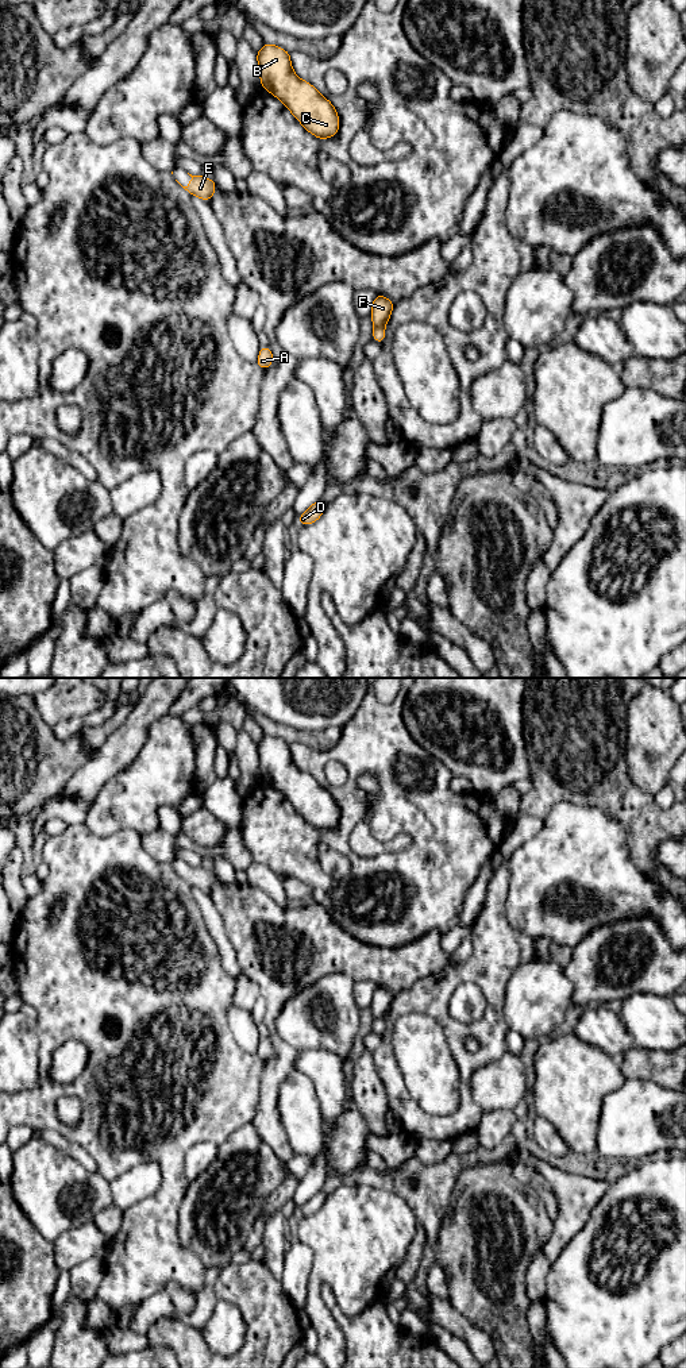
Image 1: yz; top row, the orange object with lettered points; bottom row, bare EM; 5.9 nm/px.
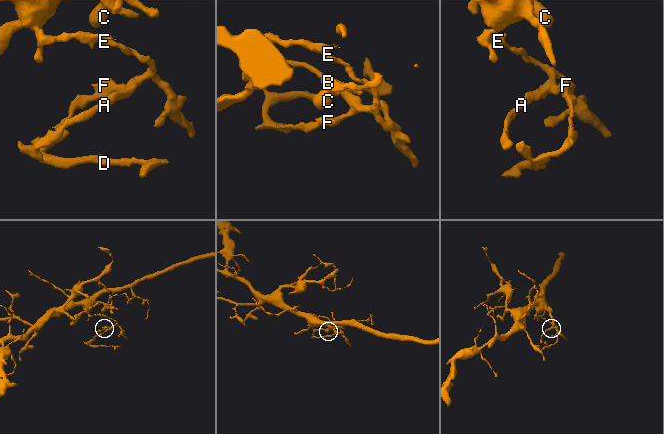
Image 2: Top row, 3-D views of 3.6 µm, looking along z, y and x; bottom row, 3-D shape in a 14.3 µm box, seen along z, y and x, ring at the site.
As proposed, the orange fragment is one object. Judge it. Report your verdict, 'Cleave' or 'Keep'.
Cleave

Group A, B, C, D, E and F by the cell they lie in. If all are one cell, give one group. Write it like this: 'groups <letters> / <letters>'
groups A B C E F / D

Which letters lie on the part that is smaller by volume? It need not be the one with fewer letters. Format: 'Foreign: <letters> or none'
Foreign: D

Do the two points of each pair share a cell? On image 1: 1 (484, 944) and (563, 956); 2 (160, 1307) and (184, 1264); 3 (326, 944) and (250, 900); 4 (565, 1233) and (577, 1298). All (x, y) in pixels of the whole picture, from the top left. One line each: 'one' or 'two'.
1: two
2: two
3: one
4: two

